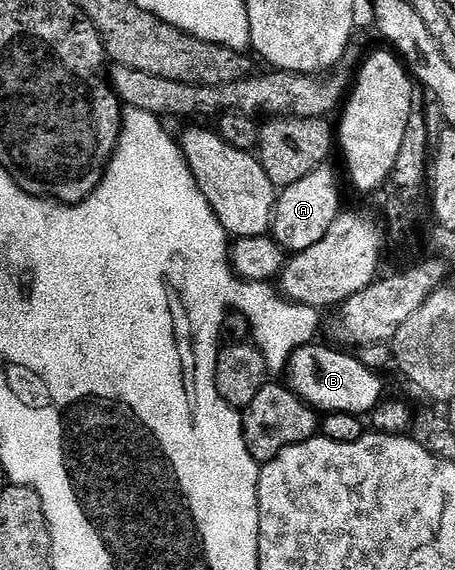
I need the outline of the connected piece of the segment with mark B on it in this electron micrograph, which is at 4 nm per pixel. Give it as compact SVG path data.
M317 346L295 349L295 353L289 358L287 386L310 407L321 413L334 411L362 417L372 413L383 399L380 379L382 376L361 363L356 354L344 355L341 351Z

